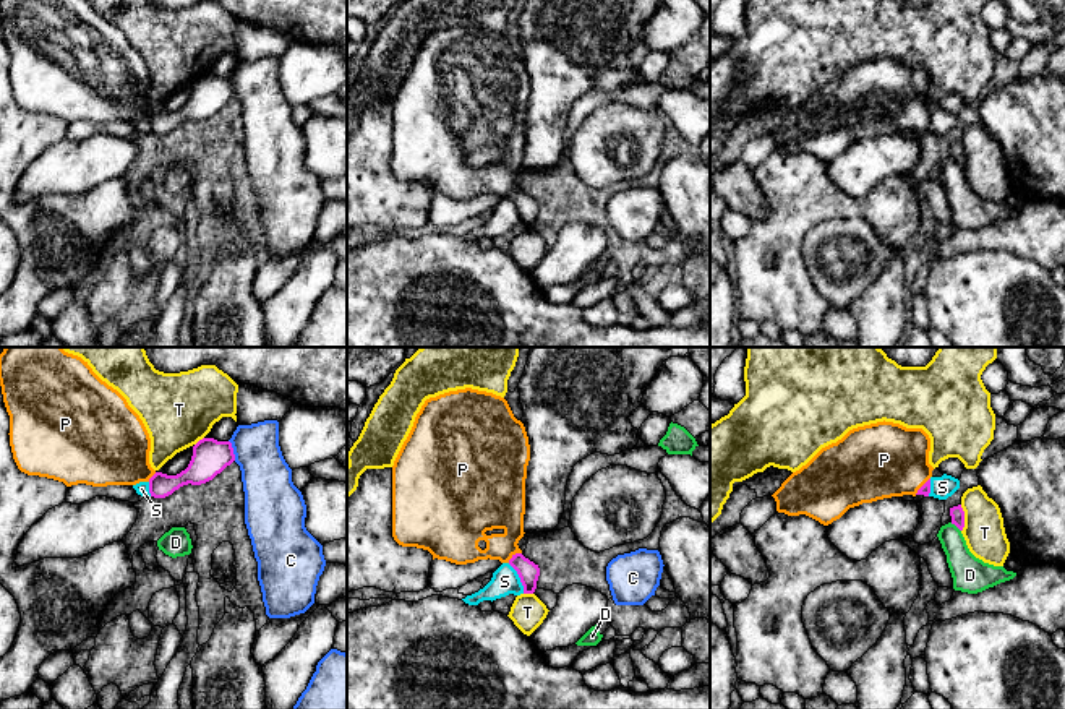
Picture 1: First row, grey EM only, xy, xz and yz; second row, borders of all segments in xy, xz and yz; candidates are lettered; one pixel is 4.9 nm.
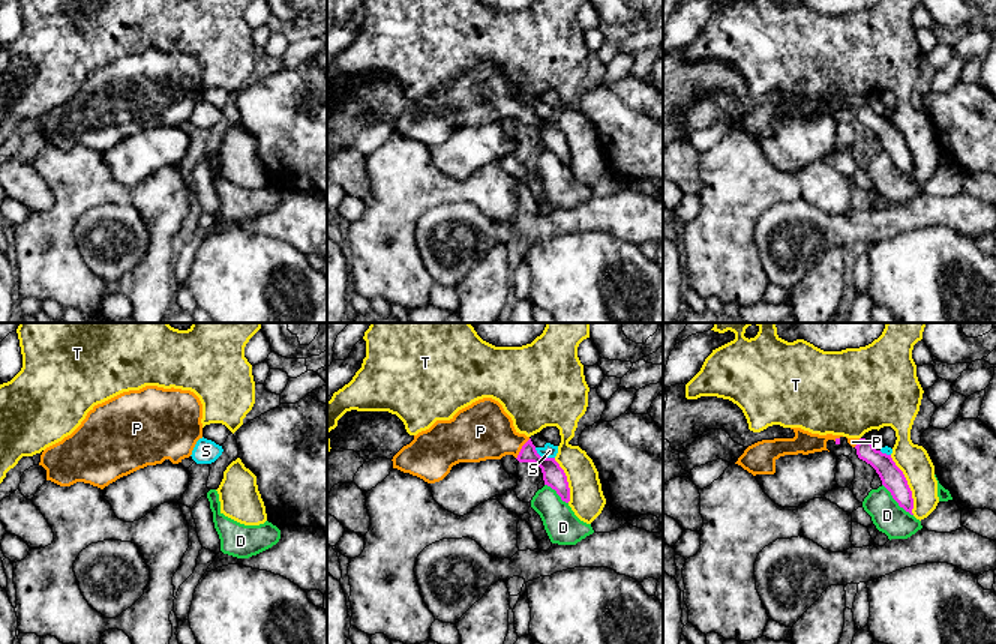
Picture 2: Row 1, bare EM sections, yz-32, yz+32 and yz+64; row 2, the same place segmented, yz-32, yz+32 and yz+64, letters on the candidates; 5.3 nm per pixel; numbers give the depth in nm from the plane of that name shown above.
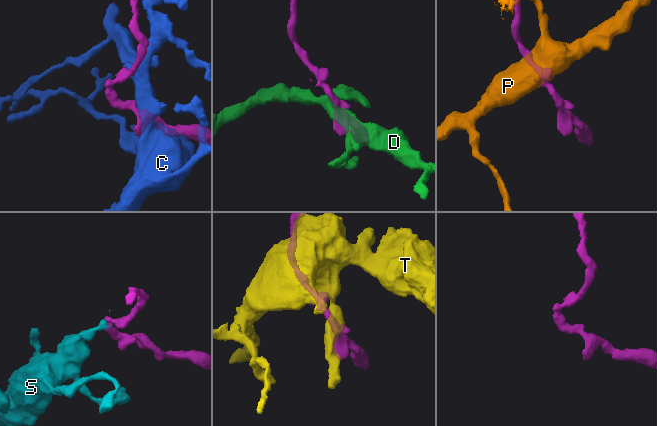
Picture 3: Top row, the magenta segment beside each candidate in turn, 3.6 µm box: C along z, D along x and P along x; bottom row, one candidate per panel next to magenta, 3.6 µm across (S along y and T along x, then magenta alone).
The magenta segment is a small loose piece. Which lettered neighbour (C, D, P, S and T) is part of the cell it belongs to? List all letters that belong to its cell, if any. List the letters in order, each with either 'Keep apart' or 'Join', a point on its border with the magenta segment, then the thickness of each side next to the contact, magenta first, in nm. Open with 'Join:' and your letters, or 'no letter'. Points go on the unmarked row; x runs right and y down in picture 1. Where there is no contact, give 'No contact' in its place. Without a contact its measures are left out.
Join: P
C: Keep apart. Touches magenta at xy (232, 86). Thickness 180 nm (magenta) against 240 nm
D: Keep apart. Touches magenta at yz (955, 161). Thickness 70 nm (magenta) against 170 nm
P: Join. Touches magenta at xz (514, 192). Thickness 100 nm (magenta) against 220 nm
S: Keep apart. Touches magenta at xz (519, 213). Thickness 100 nm (magenta) against 140 nm
T: Keep apart. Touches magenta at yz (963, 154). Thickness 70 nm (magenta) against 200 nm

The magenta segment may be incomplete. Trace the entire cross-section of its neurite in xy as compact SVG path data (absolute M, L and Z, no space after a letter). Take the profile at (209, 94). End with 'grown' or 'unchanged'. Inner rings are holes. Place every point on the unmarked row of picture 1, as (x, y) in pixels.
M0 0L0 23L10 52L10 83L18 105L63 118L66 123L86 120L92 123L149 120L154 135L165 135L183 122L201 122L212 117L235 97L230 78L203 75L193 83L185 107L177 112L156 109L149 101L151 75L139 52L126 36L102 18L88 0Z; grown

